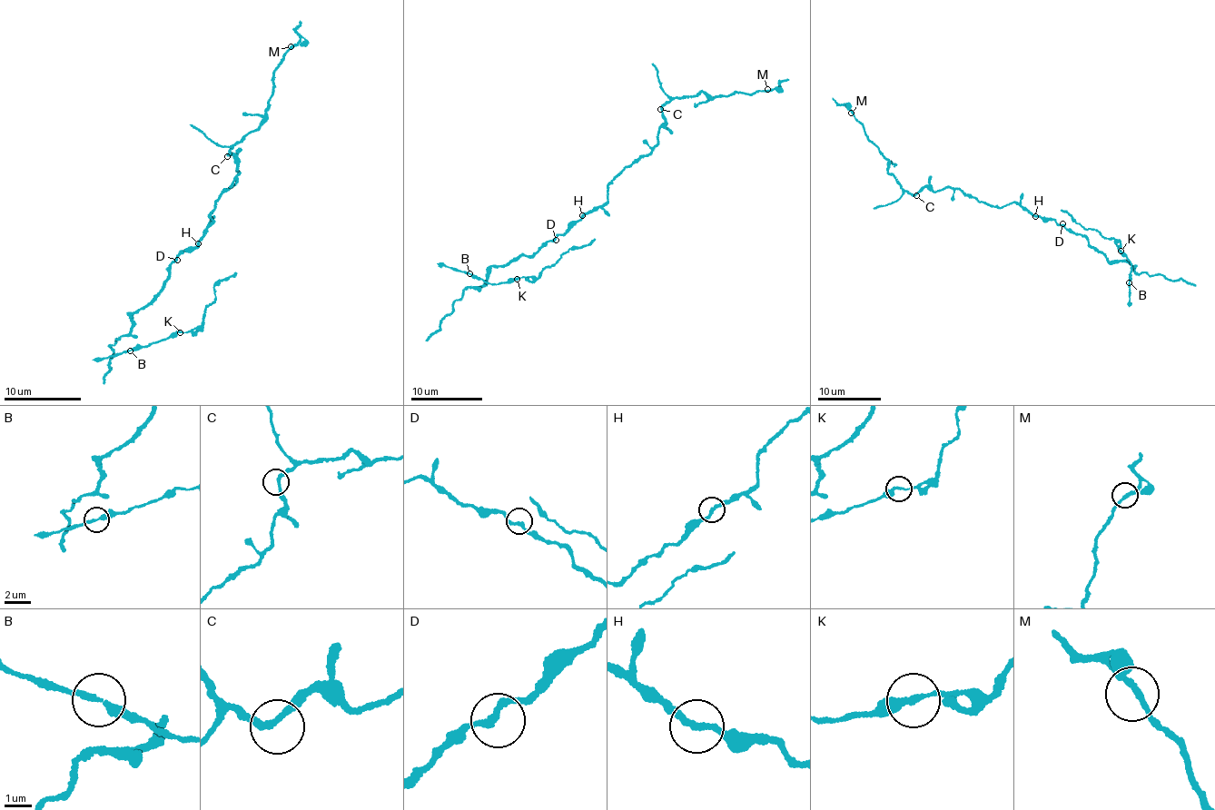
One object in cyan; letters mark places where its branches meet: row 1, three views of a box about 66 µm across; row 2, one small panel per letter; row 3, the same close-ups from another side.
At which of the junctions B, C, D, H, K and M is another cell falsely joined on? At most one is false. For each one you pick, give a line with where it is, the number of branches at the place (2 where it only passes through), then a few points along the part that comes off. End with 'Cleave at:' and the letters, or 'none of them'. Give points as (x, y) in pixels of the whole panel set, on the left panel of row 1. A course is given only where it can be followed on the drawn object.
Cleave at: none of them

